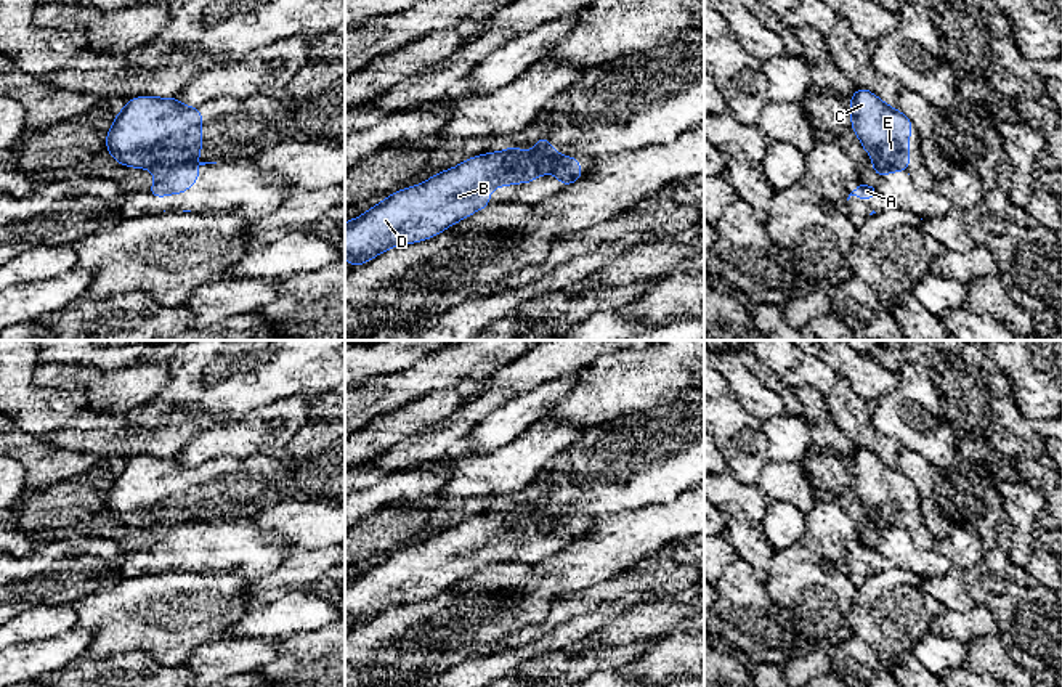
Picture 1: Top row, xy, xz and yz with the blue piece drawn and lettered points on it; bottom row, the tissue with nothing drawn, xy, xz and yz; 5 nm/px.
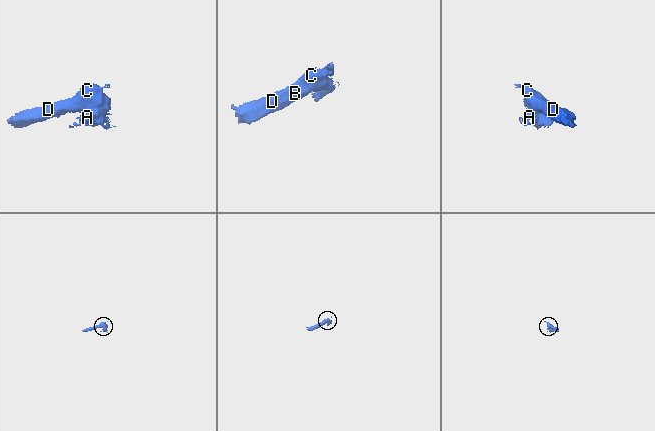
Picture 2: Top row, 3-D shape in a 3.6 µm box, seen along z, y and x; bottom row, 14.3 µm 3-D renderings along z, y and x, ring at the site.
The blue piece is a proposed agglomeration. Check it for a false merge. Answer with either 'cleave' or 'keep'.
cleave

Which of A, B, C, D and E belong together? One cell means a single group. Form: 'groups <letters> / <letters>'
groups A / B C D E

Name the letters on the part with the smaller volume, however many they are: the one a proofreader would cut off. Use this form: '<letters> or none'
A

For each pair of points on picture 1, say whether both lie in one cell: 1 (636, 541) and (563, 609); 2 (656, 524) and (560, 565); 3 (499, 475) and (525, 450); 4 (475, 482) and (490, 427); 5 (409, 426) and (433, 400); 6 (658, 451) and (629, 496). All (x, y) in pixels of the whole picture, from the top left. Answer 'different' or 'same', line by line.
1: different
2: same
3: same
4: different
5: same
6: same

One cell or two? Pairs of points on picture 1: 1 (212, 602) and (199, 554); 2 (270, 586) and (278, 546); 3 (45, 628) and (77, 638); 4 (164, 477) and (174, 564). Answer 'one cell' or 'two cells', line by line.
1: two cells
2: two cells
3: two cells
4: two cells

